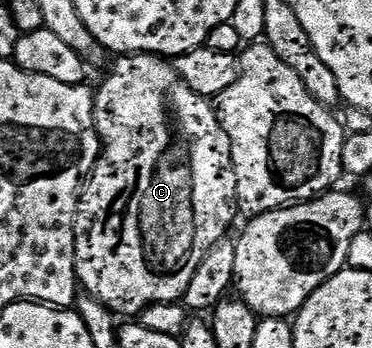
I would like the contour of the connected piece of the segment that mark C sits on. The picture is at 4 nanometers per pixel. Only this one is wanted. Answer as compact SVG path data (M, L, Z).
M123 54L111 68L111 73L103 80L103 85L95 92L95 127L103 145L95 170L91 173L79 197L79 213L75 215L75 279L78 287L86 295L99 300L119 318L138 317L145 309L155 304L173 304L182 301L185 290L189 290L189 282L193 282L193 274L197 274L197 266L205 262L215 245L228 235L231 223L237 217L237 174L233 166L231 139L219 121L218 111L208 97L189 90L189 86L181 78L181 74L170 59L162 56L146 54Z

